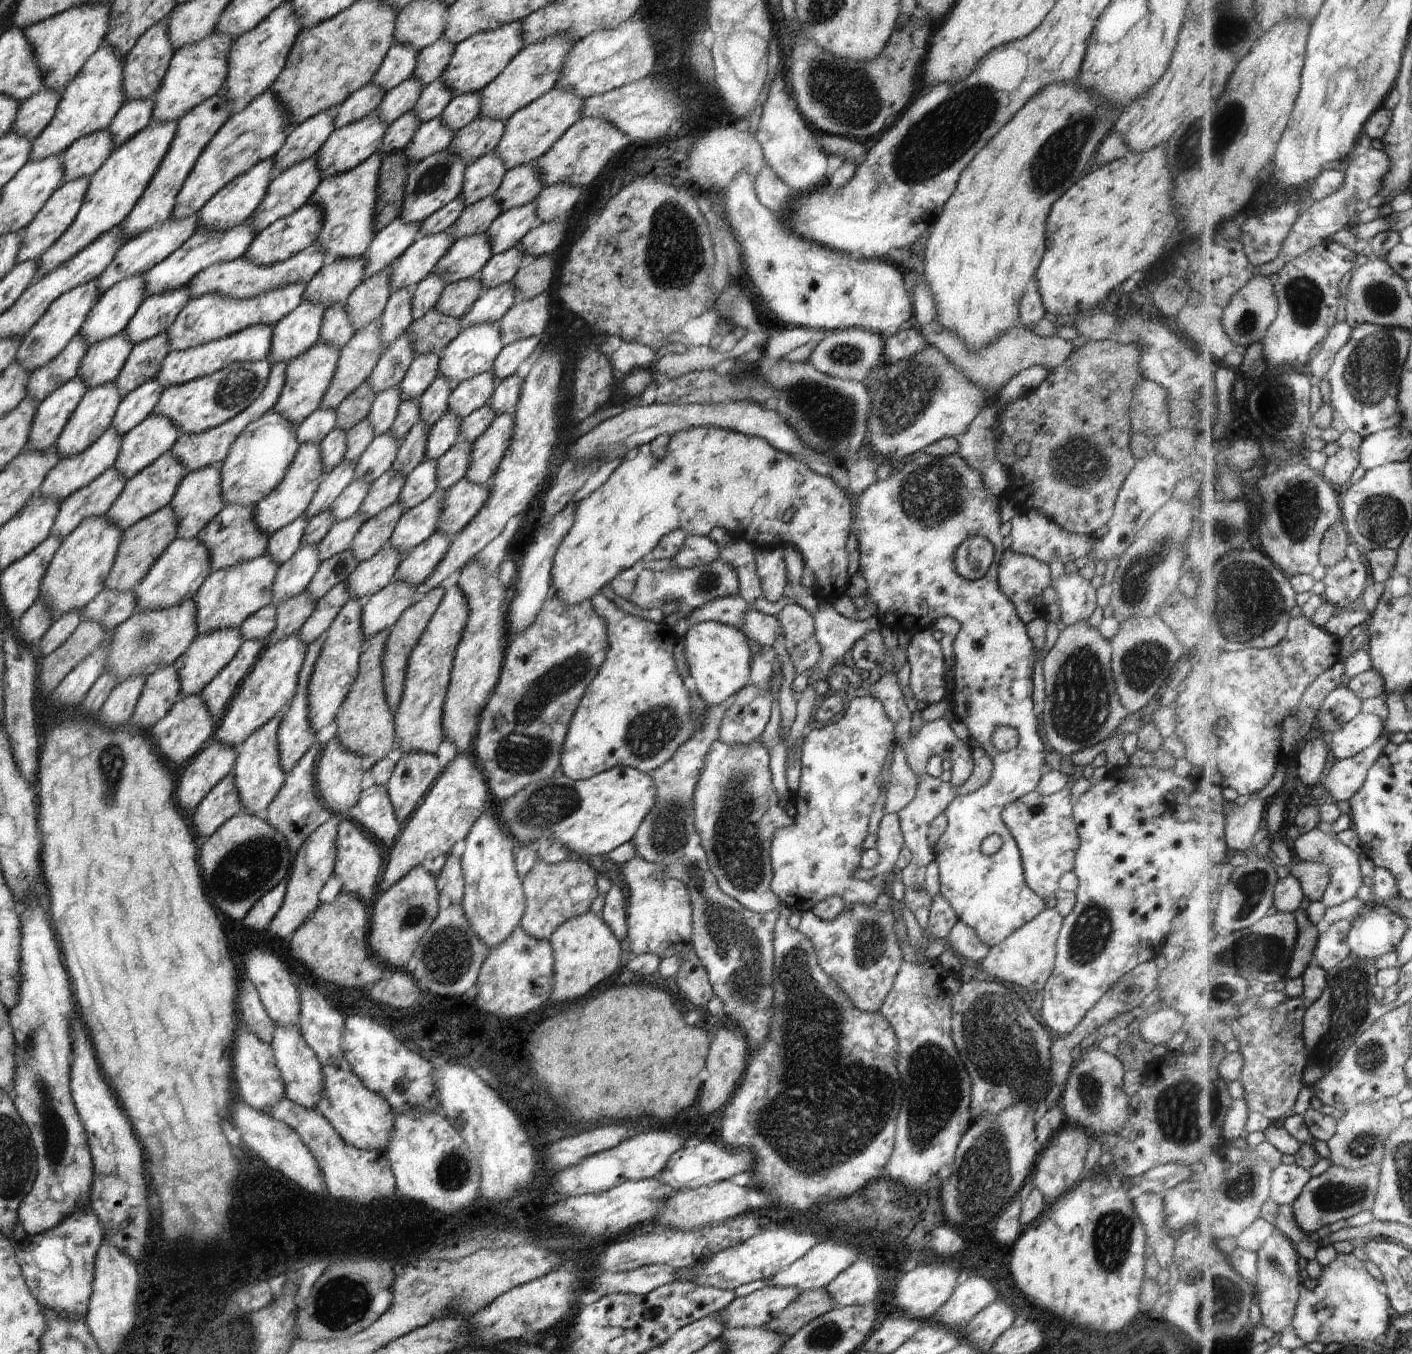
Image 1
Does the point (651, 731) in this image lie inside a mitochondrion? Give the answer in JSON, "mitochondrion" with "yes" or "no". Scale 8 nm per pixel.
{"mitochondrion":"yes"}

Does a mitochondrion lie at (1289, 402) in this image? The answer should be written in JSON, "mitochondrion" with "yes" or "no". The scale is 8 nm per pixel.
{"mitochondrion":"yes"}

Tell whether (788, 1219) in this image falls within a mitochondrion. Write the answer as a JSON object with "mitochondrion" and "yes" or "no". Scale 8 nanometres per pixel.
{"mitochondrion":"no"}

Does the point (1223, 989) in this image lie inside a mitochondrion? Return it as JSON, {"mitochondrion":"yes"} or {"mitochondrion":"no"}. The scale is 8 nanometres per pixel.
{"mitochondrion":"yes"}

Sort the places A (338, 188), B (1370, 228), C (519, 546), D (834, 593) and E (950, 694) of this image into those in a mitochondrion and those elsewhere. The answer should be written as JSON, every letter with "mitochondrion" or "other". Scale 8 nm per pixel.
{"A":"other","B":"other","C":"other","D":"other","E":"other"}

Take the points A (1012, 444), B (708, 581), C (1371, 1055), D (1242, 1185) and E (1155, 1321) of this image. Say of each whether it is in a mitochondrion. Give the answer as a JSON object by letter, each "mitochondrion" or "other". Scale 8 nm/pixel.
{"A":"other","B":"mitochondrion","C":"mitochondrion","D":"mitochondrion","E":"other"}

